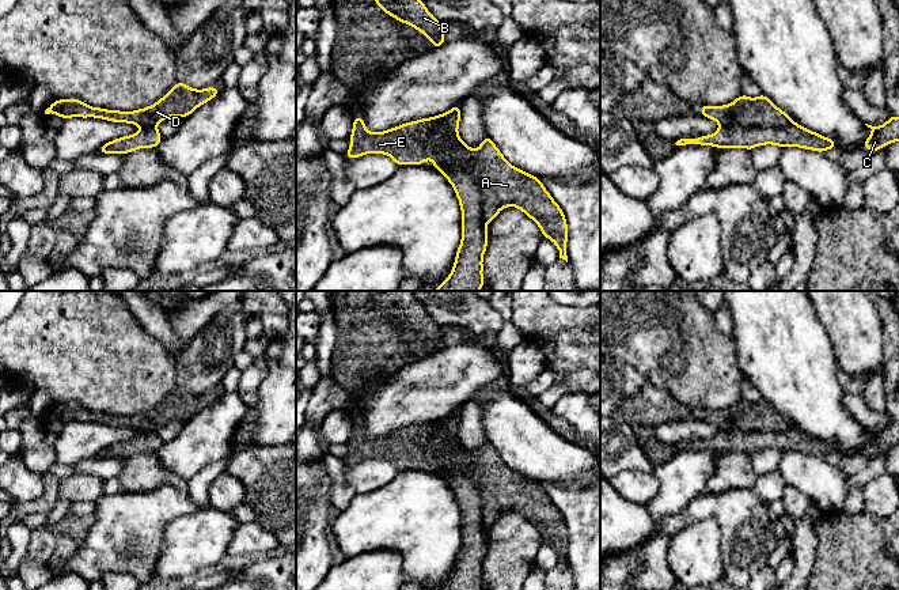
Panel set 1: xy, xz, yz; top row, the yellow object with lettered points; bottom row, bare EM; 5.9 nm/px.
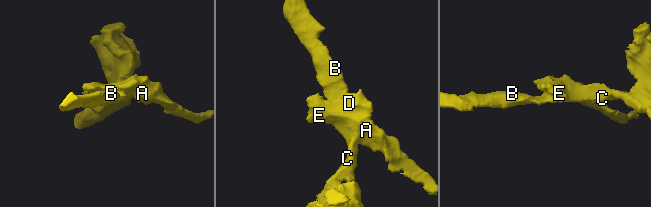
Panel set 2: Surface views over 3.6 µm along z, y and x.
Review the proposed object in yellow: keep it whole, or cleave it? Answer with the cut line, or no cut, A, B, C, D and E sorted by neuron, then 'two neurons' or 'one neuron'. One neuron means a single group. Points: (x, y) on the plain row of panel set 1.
cut in xz along (462, 447), (470, 460), (480, 498), (481, 522), (486, 528); A D E / B C; two neurons

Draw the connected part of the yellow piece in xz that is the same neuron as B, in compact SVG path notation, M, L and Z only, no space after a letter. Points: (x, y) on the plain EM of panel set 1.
M372 291L372 302L387 319L426 340L433 353L445 348L441 328L426 314L411 291Z

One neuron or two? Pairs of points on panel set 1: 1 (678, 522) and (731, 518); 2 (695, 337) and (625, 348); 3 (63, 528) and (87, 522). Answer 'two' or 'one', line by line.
1: one
2: one
3: one

